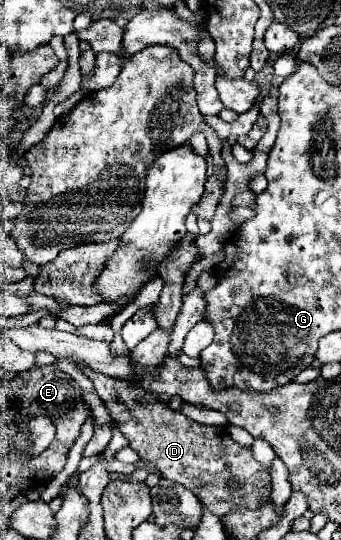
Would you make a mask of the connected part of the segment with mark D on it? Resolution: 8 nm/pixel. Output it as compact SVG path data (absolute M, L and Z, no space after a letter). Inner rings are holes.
M74 358L68 360L74 362L78 370L92 380L98 396L110 410L120 432L130 440L130 446L140 454L140 458L154 464L162 476L190 488L198 496L198 500L206 502L216 516L222 518L238 506L256 508L258 504L270 500L272 486L268 470L252 456L250 448L244 448L230 438L226 426L220 428L198 424L192 418L174 412L166 402L160 402L154 394L146 396L146 404L138 404L138 396L142 396L140 386L128 384L126 380L110 378L106 374L96 374L92 368L86 368L86 364ZM234 476L244 486L244 492L240 492L240 496L232 494L226 488L226 480Z

